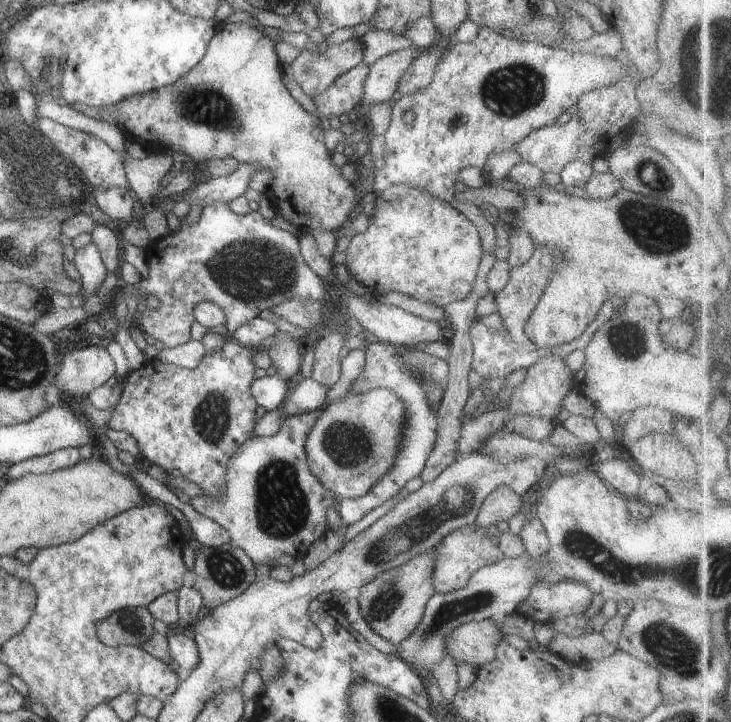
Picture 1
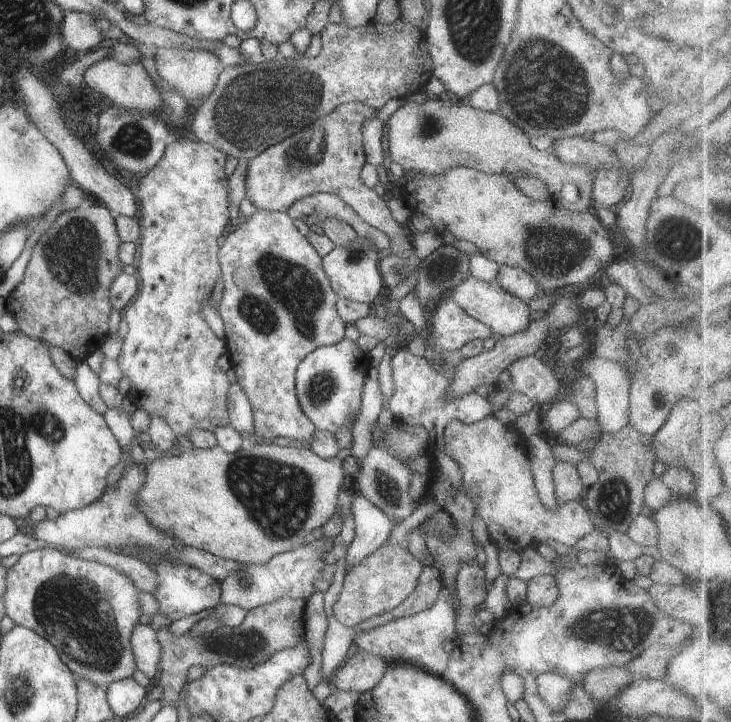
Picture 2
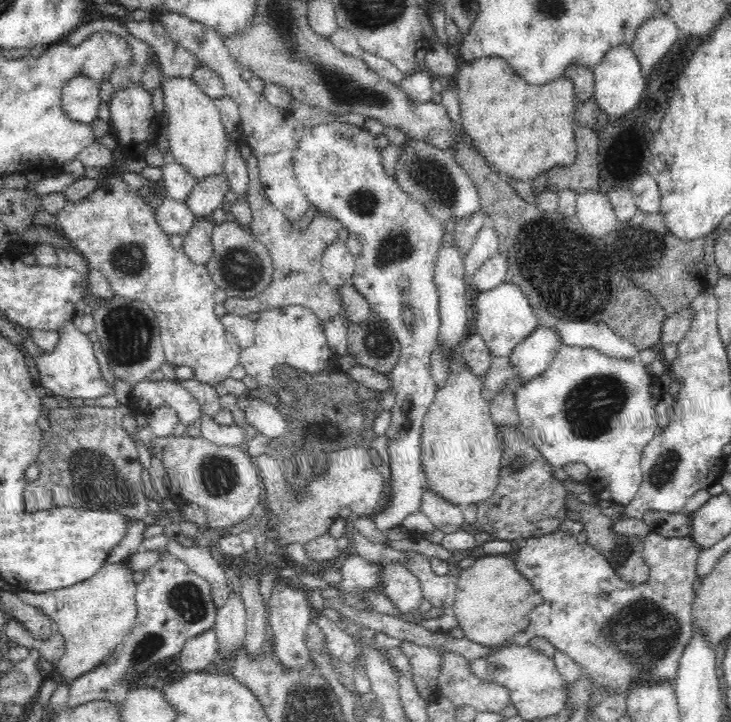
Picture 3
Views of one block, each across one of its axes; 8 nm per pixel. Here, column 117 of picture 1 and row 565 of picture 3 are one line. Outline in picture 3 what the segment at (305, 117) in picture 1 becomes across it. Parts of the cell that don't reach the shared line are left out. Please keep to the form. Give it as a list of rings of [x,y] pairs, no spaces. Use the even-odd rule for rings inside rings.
[[[106,561],[92,578],[74,584],[74,586],[46,593],[33,593],[27,590],[16,592],[22,602],[40,609],[50,617],[51,622],[58,624],[58,632],[64,637],[65,651],[58,661],[56,672],[65,681],[72,682],[87,674],[88,671],[95,670],[96,666],[100,666],[133,629],[137,617],[136,582],[132,579],[133,573],[134,571],[126,563],[108,563]]]

